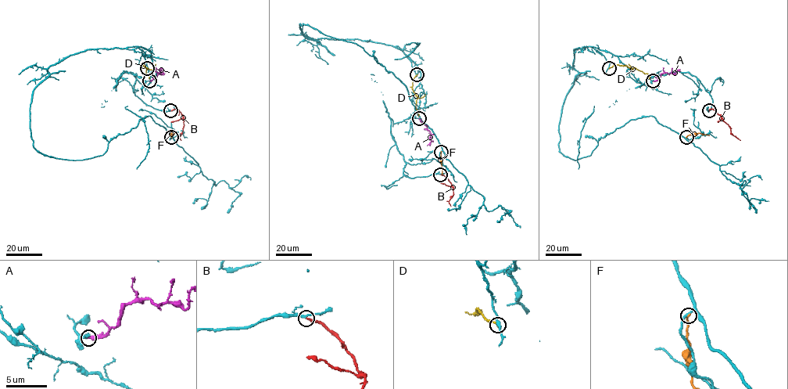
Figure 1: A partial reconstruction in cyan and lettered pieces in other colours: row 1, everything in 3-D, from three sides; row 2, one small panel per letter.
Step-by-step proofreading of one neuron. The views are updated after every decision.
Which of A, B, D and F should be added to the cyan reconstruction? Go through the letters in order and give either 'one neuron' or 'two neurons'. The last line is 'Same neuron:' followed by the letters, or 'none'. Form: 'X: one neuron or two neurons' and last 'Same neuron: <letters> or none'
A: two neurons
B: one neuron
D: two neurons
F: two neurons
Same neuron: B

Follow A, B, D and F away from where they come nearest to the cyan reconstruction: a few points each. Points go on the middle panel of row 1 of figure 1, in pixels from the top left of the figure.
A: (419, 119), (431, 133), (430, 139), (432, 141), (427, 145)
B: (440, 174), (453, 188), (449, 201), (450, 206)
D: (417, 74), (413, 80), (412, 89), (417, 96), (416, 108), (419, 114)
F: (441, 151), (442, 174)

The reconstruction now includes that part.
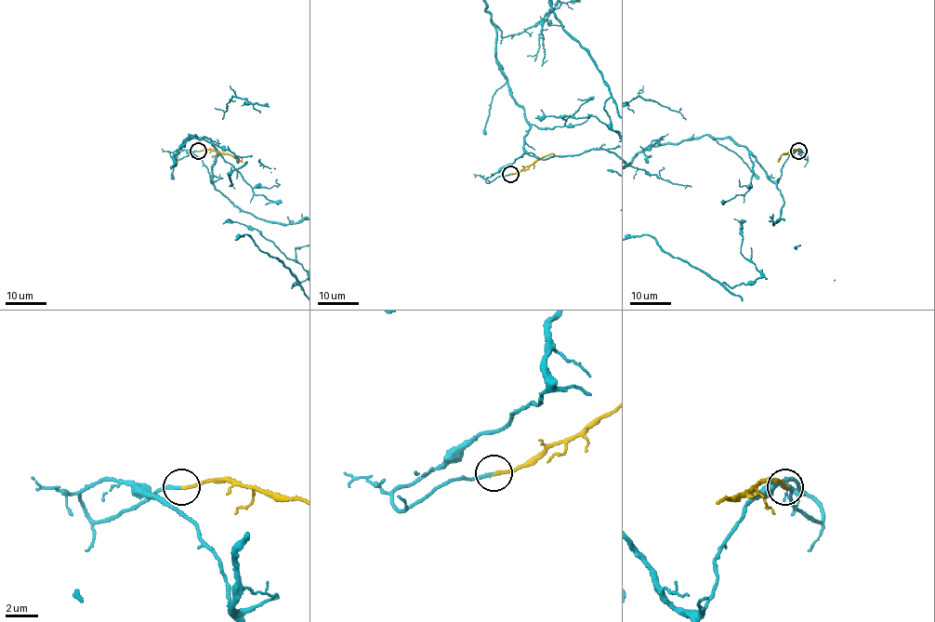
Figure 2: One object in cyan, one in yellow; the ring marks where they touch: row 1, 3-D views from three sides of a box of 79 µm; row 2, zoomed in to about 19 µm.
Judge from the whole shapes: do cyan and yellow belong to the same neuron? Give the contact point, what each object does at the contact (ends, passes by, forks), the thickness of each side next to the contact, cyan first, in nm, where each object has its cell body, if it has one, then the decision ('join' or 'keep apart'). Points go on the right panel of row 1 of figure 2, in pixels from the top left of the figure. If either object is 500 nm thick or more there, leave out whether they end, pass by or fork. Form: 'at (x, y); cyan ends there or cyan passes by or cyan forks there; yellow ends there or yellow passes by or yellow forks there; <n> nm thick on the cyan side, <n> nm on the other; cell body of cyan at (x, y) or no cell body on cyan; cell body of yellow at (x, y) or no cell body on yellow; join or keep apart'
at (798, 151); cyan ends there; yellow ends there; 200 nm thick on the cyan side, 220 nm on the other; no cell body on cyan; no cell body on yellow; join

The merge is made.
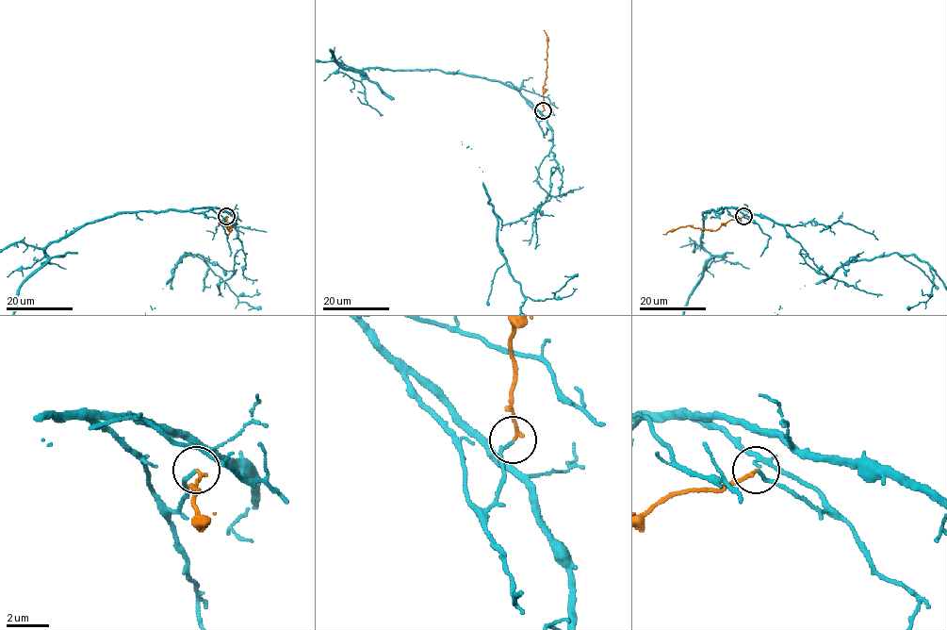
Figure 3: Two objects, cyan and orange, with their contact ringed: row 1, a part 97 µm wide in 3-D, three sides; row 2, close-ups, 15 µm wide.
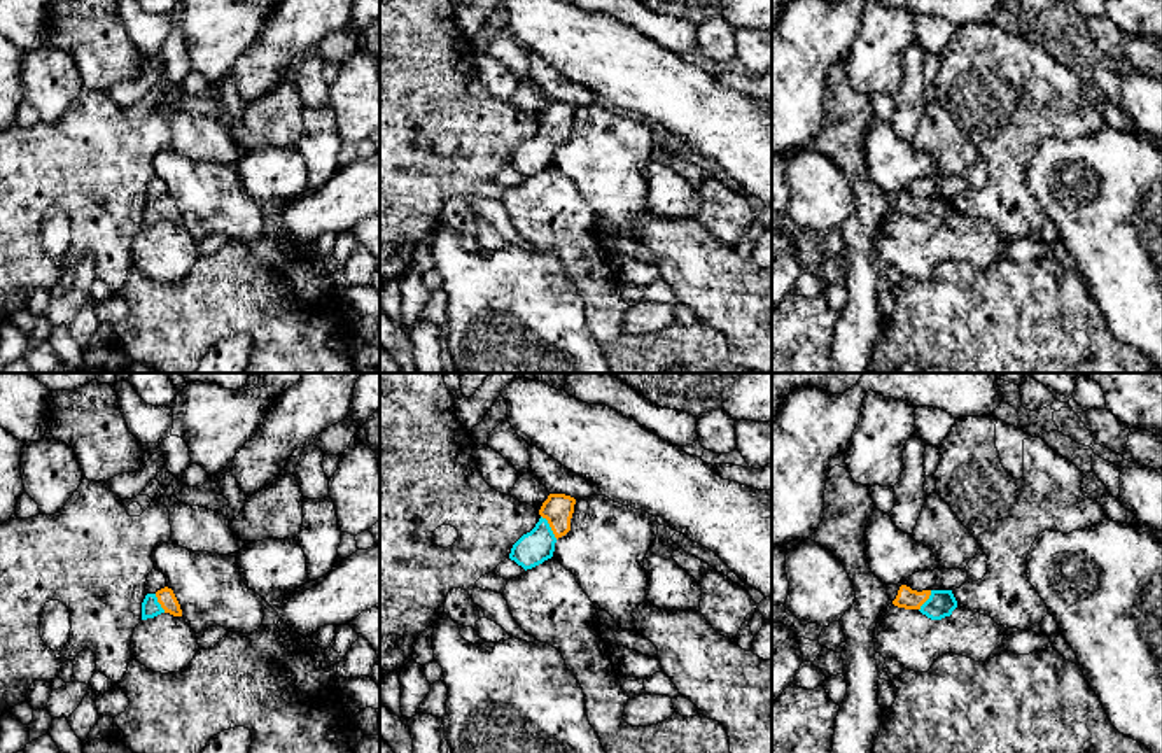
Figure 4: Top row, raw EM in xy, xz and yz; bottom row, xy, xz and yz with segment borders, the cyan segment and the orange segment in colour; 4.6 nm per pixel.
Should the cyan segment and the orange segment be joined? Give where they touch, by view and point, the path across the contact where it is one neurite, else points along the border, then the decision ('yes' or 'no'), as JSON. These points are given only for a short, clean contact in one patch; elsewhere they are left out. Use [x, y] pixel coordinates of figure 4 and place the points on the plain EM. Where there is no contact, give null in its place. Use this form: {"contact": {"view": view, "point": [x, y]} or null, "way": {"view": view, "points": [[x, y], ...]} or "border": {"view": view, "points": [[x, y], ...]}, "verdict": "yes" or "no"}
{"contact": {"view": "xz", "point": [550, 135]}, "way": {"view": "xz", "points": [[532, 156], [550, 135], [559, 116]]}, "verdict": "yes"}

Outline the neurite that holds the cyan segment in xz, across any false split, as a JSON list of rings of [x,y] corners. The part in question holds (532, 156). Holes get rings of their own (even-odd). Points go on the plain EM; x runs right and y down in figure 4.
[[[550,102],[539,117],[539,130],[511,156],[509,166],[525,179],[553,165],[558,145],[570,138],[576,107],[565,102]]]

